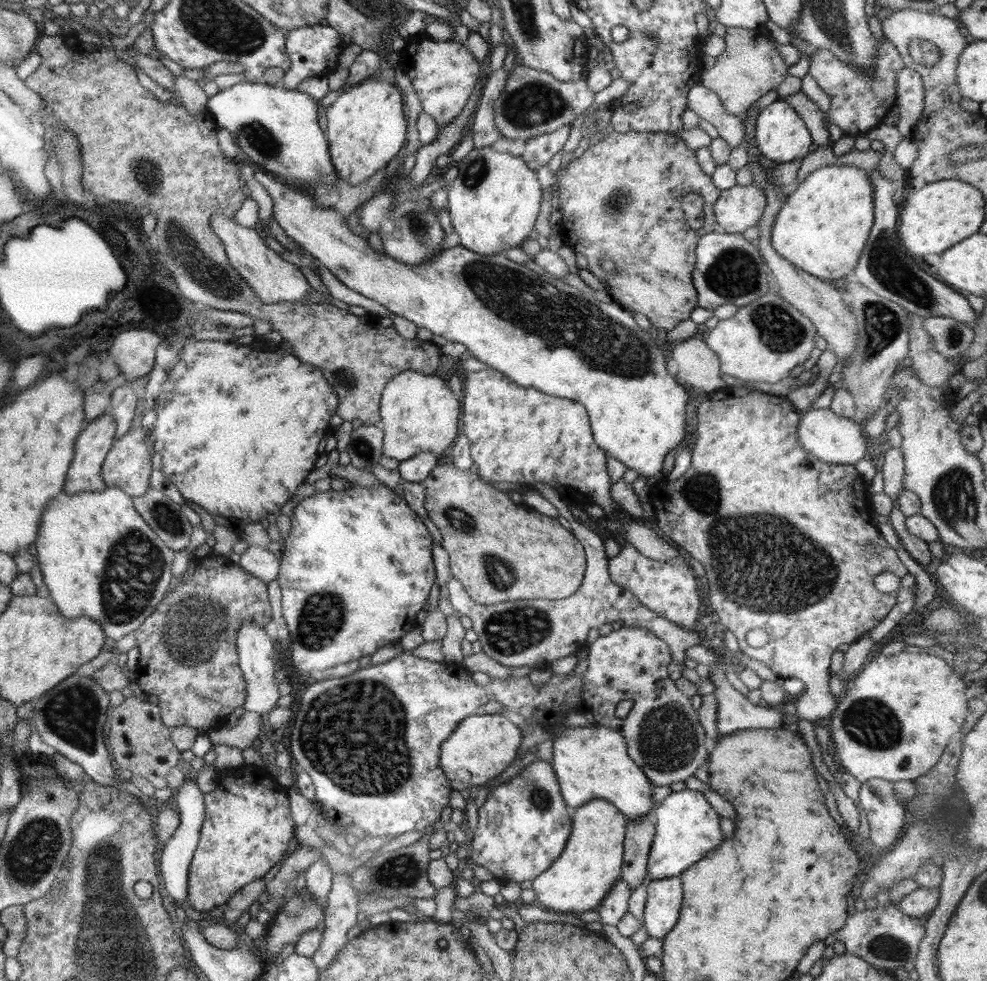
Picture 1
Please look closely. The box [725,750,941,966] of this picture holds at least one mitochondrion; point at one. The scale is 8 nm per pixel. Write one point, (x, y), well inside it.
(878, 793)

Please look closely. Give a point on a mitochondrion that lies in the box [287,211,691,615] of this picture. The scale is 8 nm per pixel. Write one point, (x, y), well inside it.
(544, 309)

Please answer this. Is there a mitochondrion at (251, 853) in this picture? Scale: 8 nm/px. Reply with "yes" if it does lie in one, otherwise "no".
no

